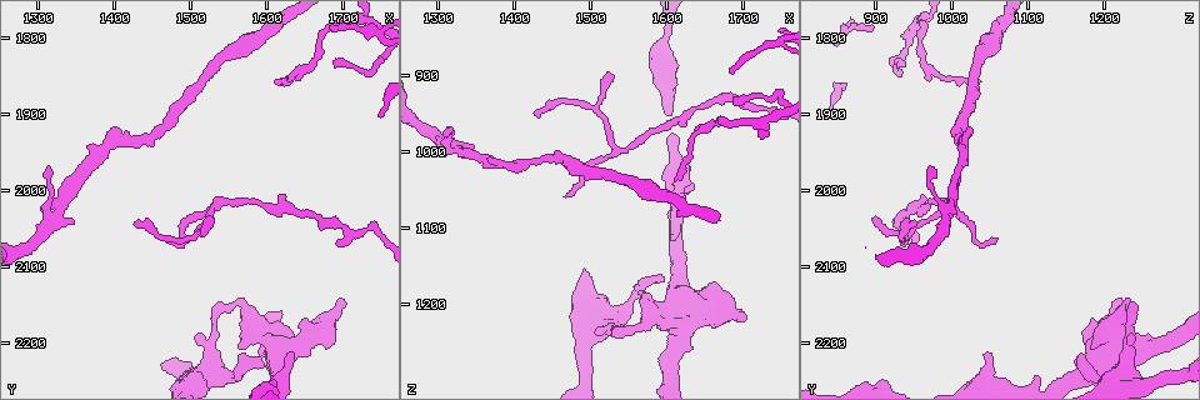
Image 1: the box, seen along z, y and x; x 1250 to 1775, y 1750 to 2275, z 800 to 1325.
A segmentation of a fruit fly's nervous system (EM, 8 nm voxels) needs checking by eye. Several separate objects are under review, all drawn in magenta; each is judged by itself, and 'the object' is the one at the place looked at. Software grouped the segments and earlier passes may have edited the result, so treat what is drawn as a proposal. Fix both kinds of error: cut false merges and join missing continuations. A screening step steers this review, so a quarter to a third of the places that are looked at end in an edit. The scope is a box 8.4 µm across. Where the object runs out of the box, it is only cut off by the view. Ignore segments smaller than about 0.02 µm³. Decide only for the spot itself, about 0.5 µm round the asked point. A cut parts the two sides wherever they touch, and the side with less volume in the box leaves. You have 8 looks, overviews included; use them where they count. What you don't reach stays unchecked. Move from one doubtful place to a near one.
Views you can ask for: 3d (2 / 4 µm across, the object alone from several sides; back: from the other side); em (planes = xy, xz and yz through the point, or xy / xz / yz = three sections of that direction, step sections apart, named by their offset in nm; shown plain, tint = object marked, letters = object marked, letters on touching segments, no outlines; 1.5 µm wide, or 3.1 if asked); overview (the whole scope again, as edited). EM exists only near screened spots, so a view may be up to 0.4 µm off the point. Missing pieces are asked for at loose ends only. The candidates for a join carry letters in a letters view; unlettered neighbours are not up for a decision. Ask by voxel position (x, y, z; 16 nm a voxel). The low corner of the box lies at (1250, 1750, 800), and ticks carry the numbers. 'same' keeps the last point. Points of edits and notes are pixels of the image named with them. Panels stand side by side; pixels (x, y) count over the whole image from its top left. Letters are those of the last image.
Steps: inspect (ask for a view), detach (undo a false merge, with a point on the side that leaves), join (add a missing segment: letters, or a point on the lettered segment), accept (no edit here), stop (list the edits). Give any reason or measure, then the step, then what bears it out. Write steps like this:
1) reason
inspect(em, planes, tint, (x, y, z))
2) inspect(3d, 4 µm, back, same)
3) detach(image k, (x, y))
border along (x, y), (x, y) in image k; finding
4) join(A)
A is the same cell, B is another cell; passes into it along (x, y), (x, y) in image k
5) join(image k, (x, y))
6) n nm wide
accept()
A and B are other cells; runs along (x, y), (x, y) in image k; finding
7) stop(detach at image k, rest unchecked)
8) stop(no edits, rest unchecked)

touches itself
inspect(3d, 2 µm, (1535, 2190, 1230))

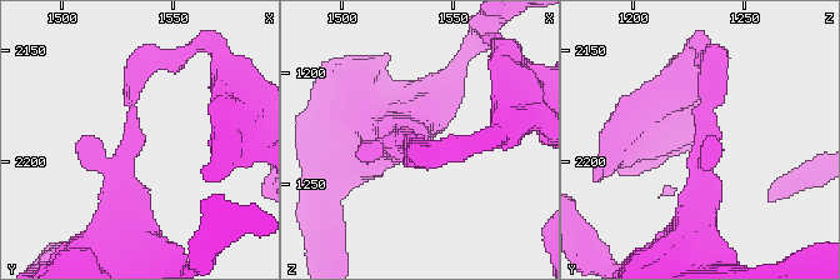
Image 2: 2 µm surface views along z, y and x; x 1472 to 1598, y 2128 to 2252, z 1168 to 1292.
inspect(em, planes, letters, (1533, 2186, 1231))

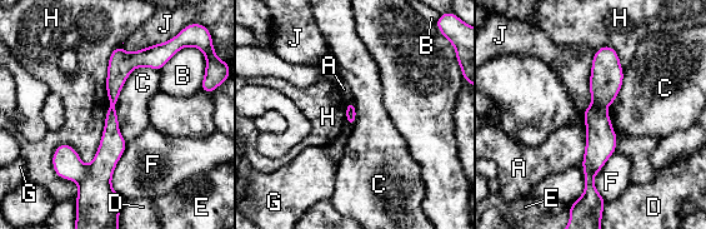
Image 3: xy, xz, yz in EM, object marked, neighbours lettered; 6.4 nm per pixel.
detach(image 3, (601, 139))
A, B, C, D, E, F, G, H and J are other cells; border along (592, 103), (604, 109) in image 3; two neurons meet here

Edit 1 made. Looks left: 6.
inspect(em, planes, letters, (1635, 2210, 1045))

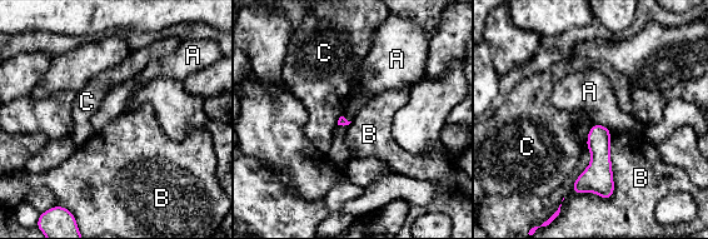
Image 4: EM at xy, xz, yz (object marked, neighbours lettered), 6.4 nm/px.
accept()
A, B and C are other cells; border along (593, 123), (602, 124), (611, 132) in image 4; none of them fits

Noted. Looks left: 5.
tapers out
inspect(em, planes, letters, (1695, 1835, 940))

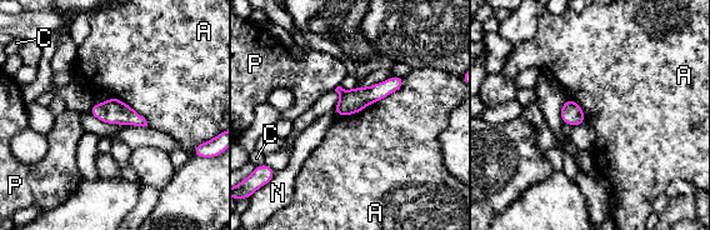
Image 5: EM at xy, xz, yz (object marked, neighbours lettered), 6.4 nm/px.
accept()
A, C, N and P are other cells; runs along (400, 80), (338, 109) in image 5; no lettered segment goes on from it

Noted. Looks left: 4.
stop(detach at image 3, rest unchecked)

